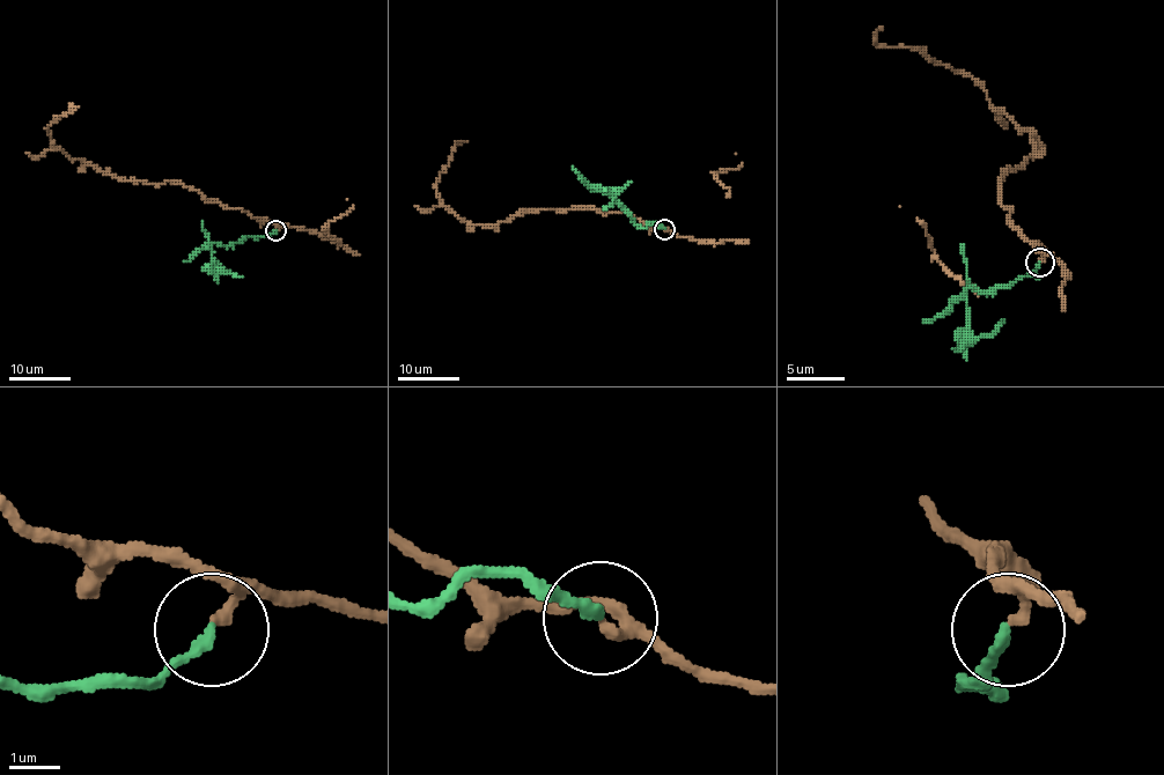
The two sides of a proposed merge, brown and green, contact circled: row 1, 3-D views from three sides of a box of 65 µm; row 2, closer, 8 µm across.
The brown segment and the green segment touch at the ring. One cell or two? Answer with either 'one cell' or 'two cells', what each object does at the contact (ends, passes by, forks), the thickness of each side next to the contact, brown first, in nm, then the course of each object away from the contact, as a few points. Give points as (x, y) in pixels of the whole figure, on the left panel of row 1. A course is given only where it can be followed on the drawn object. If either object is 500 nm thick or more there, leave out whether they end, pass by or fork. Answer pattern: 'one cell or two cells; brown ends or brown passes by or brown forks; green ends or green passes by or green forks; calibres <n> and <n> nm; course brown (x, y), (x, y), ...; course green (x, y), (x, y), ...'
two cells; brown passes by; green ends; calibres 150 and 200 nm; course brown (275, 229), (275, 223), (210, 201), (172, 182), (131, 182), (73, 160), (53, 146), (45, 130), (78, 106); course green (275, 229), (270, 236), (212, 245), (210, 248), (212, 261), (226, 270), (214, 260)

